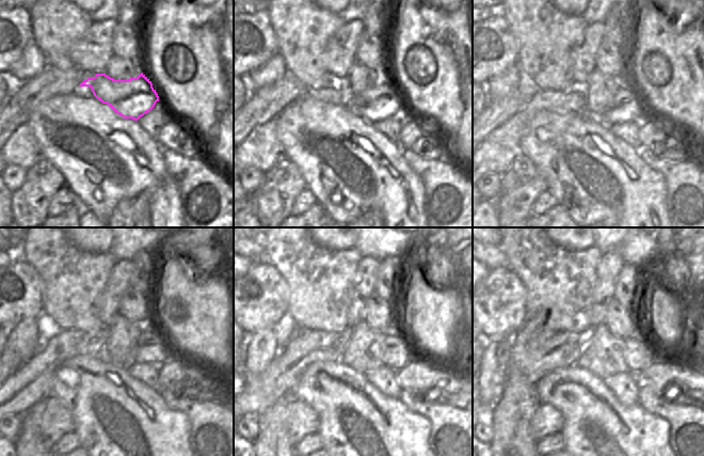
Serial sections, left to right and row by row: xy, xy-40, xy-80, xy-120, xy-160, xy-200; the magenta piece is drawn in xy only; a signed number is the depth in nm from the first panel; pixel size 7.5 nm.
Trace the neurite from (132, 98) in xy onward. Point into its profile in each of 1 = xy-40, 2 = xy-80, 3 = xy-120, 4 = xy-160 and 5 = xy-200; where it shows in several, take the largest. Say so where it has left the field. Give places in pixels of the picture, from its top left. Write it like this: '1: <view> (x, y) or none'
1: xy-40 (379, 103)
2: xy-80 (626, 107)
3: xy-120 (152, 348)
4: xy-160 (397, 354)
5: xy-200 (639, 355)

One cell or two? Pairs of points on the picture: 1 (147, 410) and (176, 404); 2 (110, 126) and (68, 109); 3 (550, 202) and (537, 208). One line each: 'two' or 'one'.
1: two
2: one
3: one

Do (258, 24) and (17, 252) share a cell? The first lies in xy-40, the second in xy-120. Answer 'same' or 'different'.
different

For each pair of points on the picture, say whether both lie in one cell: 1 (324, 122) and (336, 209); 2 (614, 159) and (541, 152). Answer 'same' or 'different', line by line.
1: same
2: same

